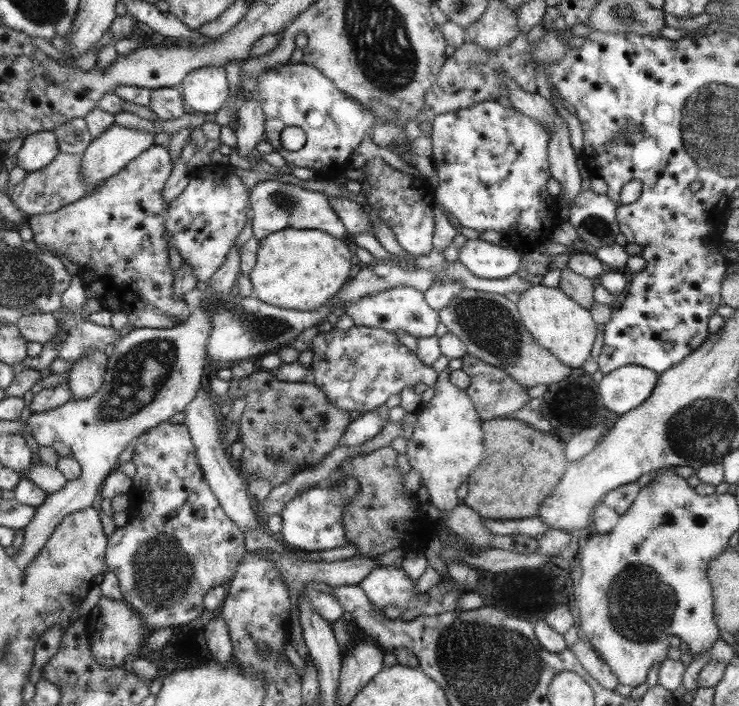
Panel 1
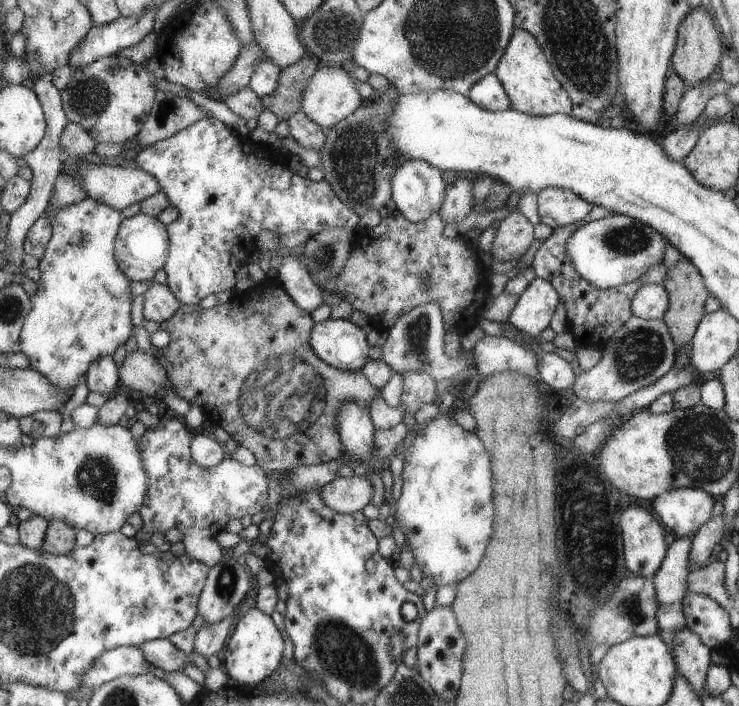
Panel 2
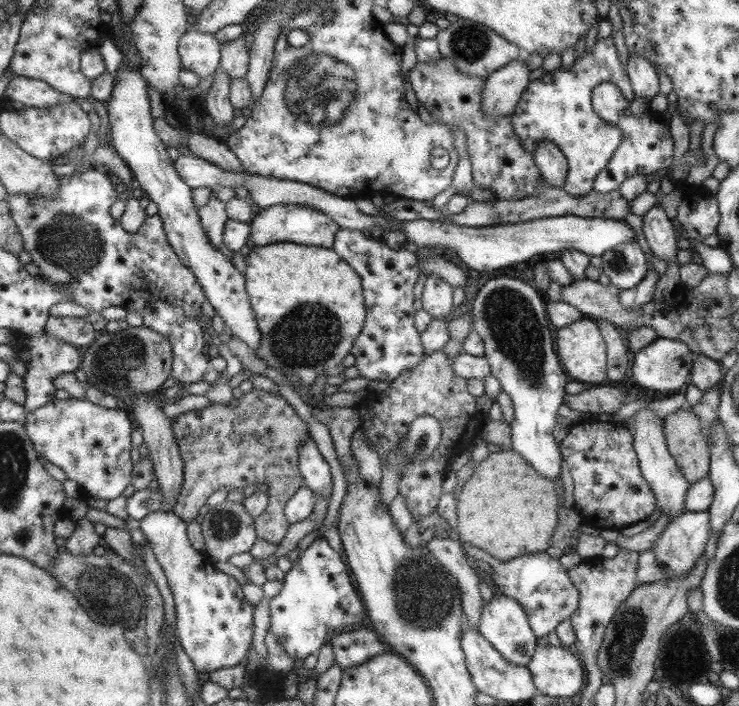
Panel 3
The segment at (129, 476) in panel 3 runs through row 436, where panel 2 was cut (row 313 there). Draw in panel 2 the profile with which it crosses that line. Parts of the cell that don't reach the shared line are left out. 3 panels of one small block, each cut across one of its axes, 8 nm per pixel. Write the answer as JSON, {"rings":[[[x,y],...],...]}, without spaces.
{"rings":[[[88,197],[67,208],[63,206],[55,212],[47,212],[46,218],[51,226],[51,235],[42,258],[38,260],[40,276],[36,282],[37,290],[30,297],[33,307],[22,323],[21,350],[29,359],[30,369],[42,373],[59,388],[72,392],[80,376],[86,375],[99,356],[111,356],[117,346],[127,347],[127,338],[132,334],[129,282],[117,268],[117,258],[113,258],[115,232],[118,232],[123,219],[121,212],[115,208]]]}

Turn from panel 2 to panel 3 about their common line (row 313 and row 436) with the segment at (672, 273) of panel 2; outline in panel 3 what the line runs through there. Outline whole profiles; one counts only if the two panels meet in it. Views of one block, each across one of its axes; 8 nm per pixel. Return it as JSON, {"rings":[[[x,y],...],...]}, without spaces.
{"rings":[[[684,406],[665,416],[662,426],[666,447],[686,481],[690,484],[707,477],[709,450],[697,415]]]}

